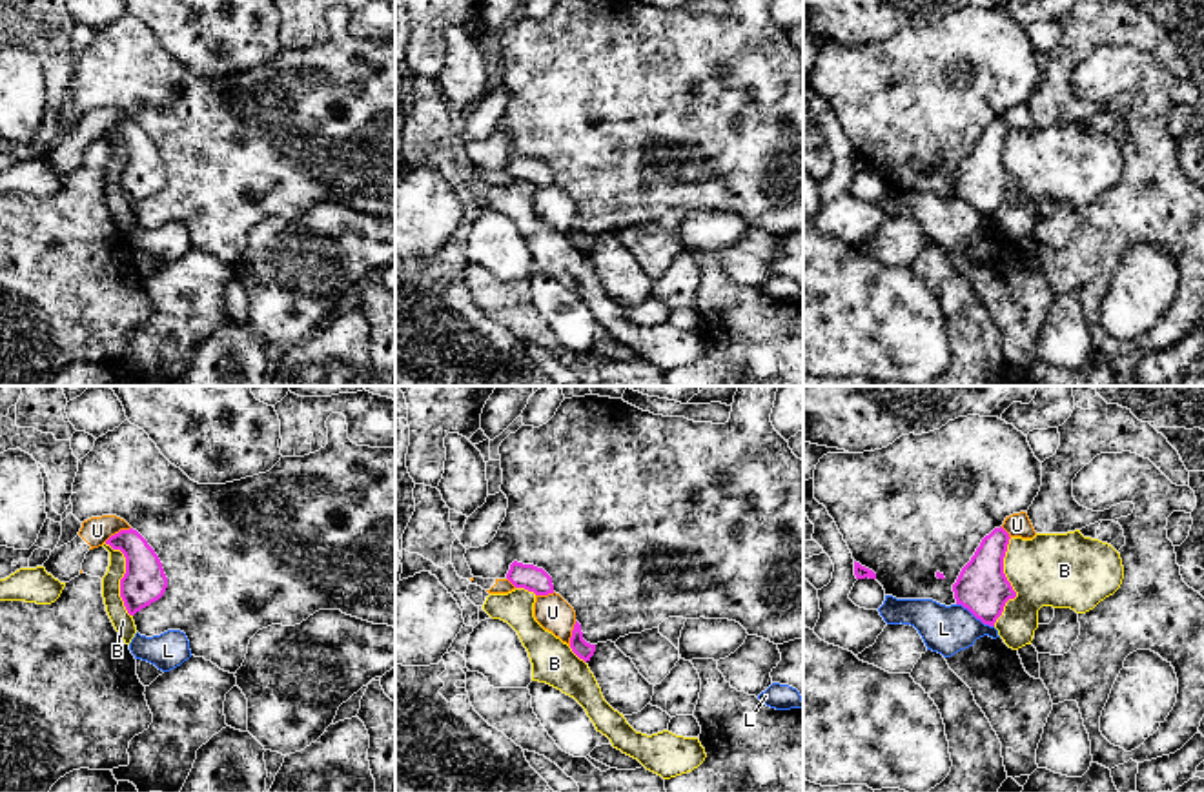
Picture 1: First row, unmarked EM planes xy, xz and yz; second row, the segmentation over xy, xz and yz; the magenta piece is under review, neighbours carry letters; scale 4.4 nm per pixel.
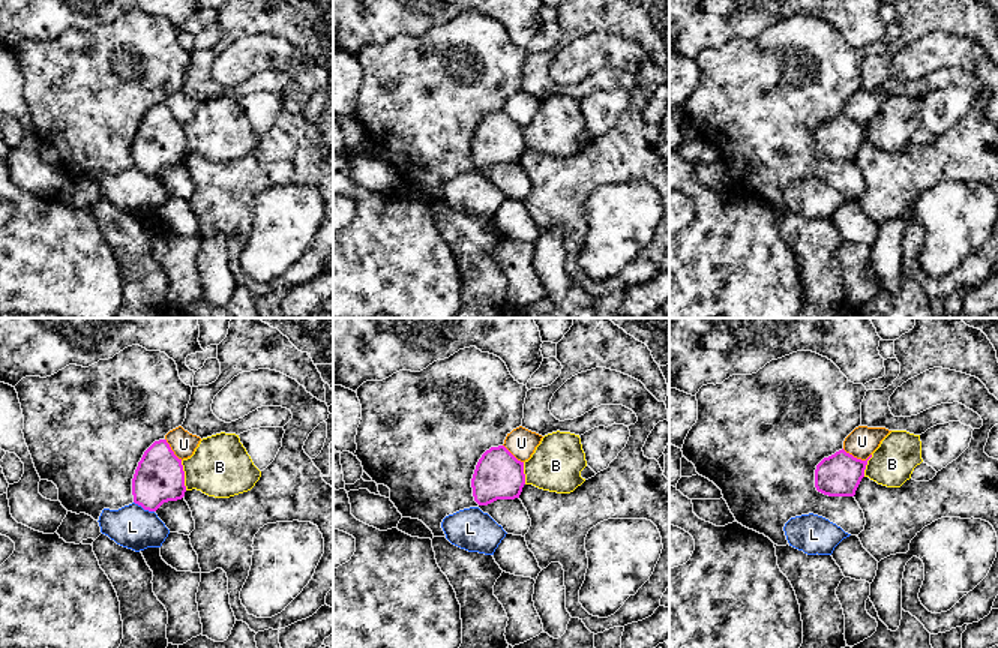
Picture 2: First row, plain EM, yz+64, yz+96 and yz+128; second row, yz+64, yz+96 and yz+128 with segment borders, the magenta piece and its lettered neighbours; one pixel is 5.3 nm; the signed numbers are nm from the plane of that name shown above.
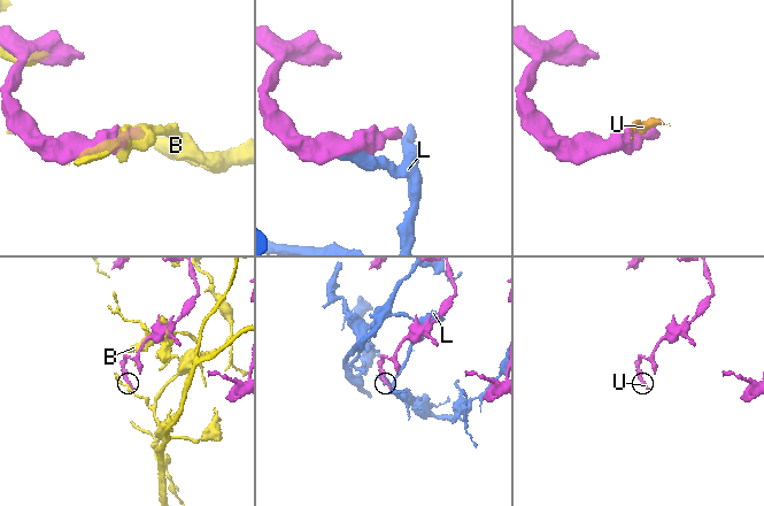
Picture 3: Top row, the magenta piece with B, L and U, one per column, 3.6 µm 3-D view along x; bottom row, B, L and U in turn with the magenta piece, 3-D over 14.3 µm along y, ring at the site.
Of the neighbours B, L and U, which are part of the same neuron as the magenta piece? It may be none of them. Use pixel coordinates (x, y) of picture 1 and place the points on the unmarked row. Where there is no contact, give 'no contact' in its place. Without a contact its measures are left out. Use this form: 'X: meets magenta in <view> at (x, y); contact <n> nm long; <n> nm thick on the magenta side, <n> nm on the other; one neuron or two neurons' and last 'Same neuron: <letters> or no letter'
B: meets magenta in yz at (1010, 175); contact 400 nm long; 220 nm thick on the magenta side, 340 nm on the other; two neurons
L: meets magenta in yz at (975, 208); contact 200 nm long; 220 nm thick on the magenta side, 200 nm on the other; two neurons
U: meets magenta in xy at (119, 124); contact 140 nm long; 190 nm thick on the magenta side, 120 nm on the other; two neurons
Same neuron: no letter

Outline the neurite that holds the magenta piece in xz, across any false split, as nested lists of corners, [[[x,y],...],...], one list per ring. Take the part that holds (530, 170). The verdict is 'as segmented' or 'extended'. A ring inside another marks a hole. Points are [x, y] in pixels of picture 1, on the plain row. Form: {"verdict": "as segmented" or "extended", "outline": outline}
{"verdict": "as segmented", "outline": [[[514,153],[510,157],[506,171],[515,180],[525,180],[528,184],[534,184],[536,188],[554,186],[552,169],[543,160],[537,160],[534,157],[523,157]]]}

